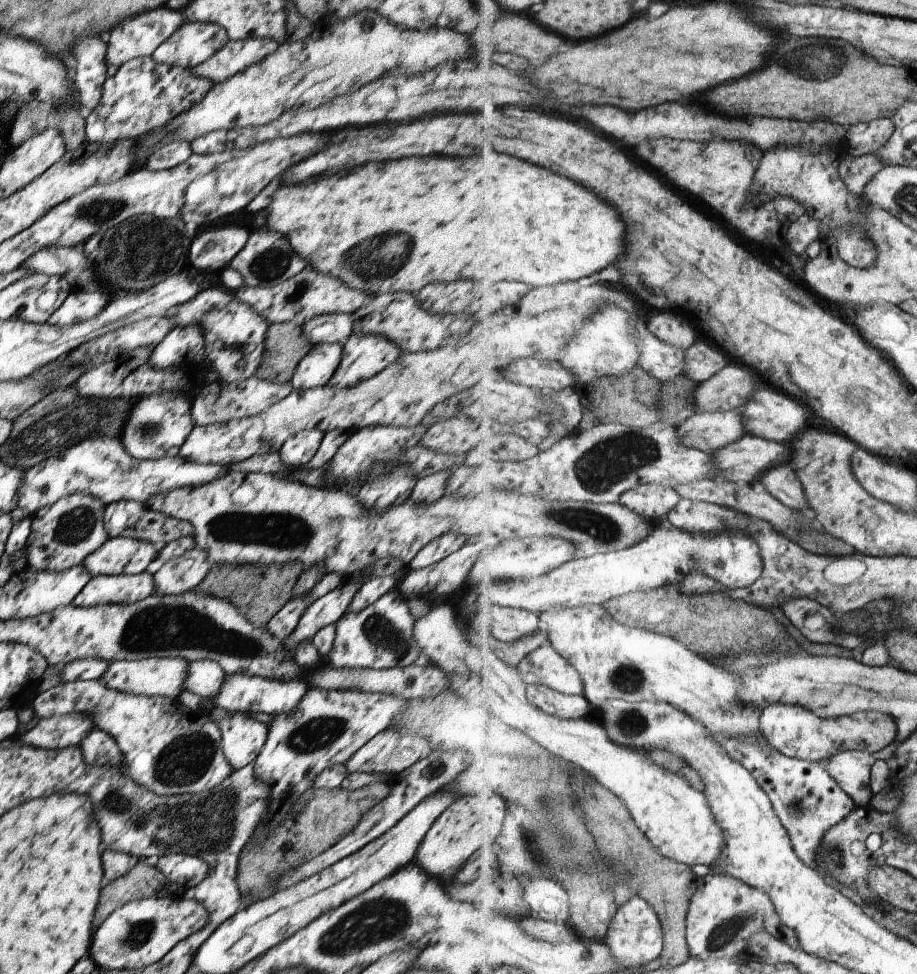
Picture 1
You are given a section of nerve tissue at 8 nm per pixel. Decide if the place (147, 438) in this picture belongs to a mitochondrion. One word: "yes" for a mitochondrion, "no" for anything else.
yes

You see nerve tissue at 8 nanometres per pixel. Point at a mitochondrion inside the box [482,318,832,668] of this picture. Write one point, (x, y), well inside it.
(600, 467)

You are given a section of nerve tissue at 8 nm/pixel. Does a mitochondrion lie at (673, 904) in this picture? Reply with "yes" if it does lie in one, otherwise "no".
no

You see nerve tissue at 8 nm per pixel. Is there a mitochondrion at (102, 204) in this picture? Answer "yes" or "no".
yes

